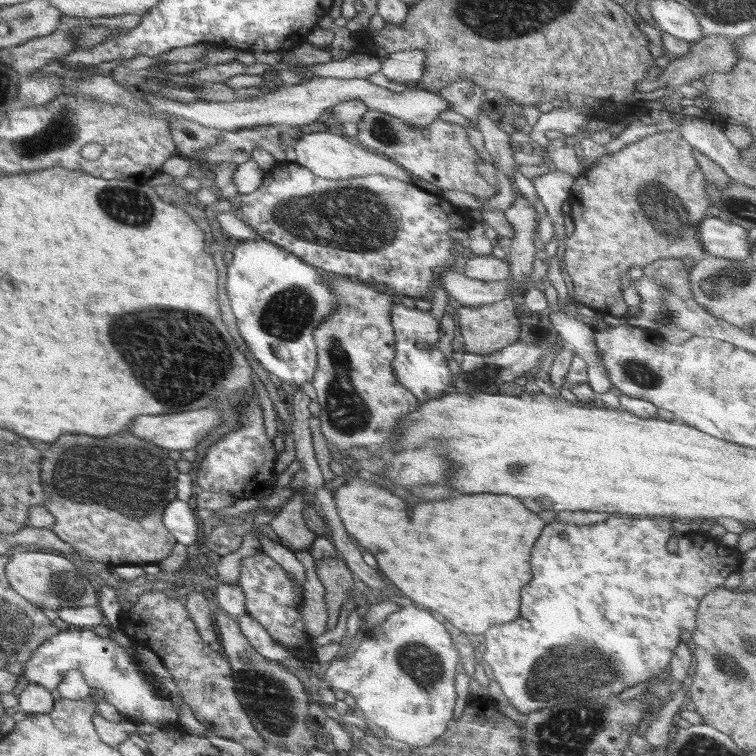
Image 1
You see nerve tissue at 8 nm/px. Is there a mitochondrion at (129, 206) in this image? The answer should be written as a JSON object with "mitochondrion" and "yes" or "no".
{"mitochondrion":"yes"}

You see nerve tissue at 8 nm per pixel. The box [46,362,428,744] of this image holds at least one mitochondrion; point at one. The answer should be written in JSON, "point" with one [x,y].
{"point":[268,698]}

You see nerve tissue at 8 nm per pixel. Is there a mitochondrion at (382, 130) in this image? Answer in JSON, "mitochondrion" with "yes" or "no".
{"mitochondrion":"yes"}

